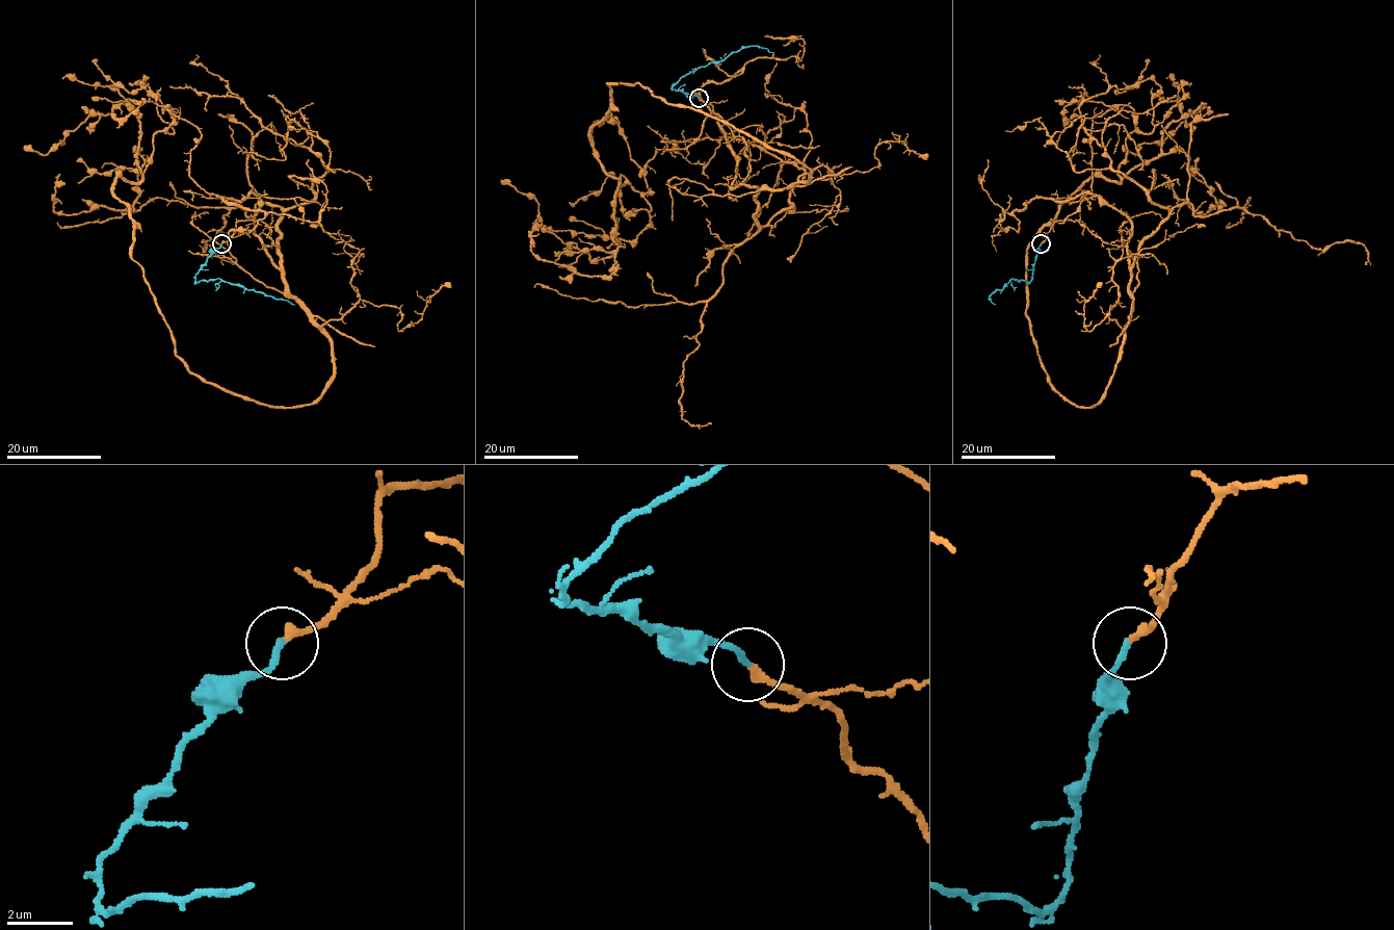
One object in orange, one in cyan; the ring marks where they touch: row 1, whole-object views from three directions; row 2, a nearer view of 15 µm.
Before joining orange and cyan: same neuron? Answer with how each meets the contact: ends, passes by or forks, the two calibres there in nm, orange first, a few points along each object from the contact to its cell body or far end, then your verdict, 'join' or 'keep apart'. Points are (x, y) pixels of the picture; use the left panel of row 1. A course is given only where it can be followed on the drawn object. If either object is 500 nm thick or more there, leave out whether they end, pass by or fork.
orange ends | cyan ends | 240/200 nm | orange via (221, 243), (272, 241), (168, 104), (131, 206), (59, 214), (60, 174) | cyan via (221, 243), (195, 275), (196, 282), (219, 279), (295, 305) | join

